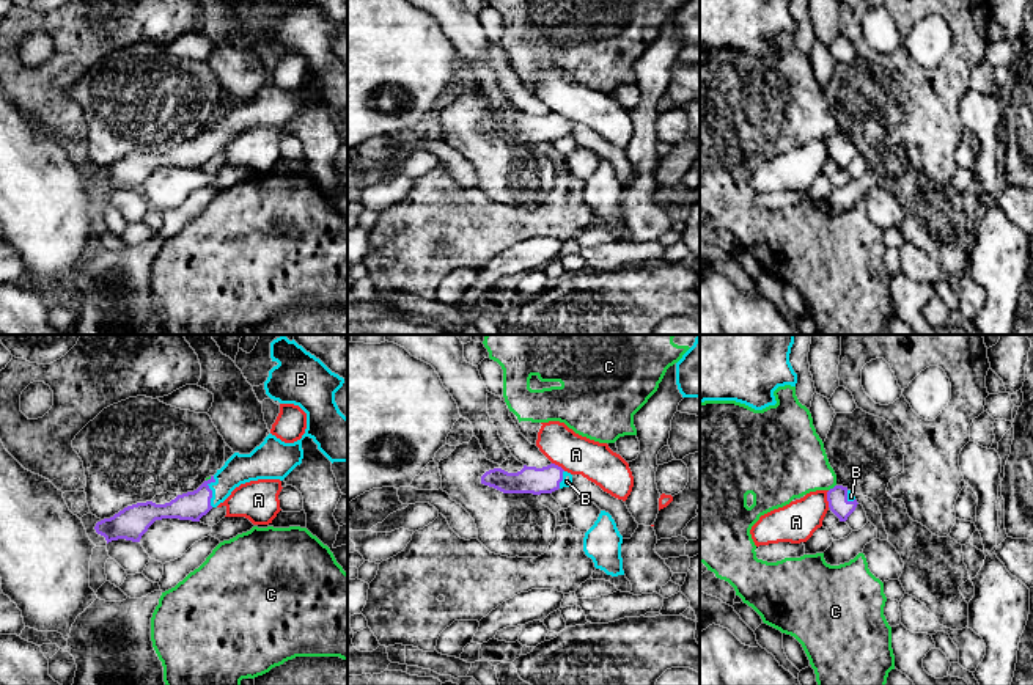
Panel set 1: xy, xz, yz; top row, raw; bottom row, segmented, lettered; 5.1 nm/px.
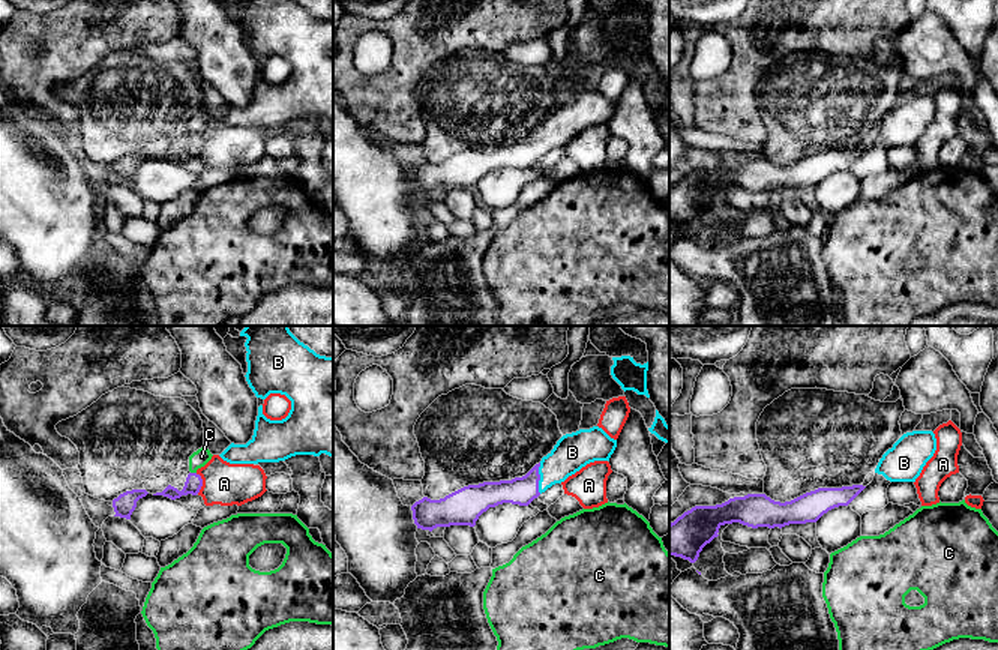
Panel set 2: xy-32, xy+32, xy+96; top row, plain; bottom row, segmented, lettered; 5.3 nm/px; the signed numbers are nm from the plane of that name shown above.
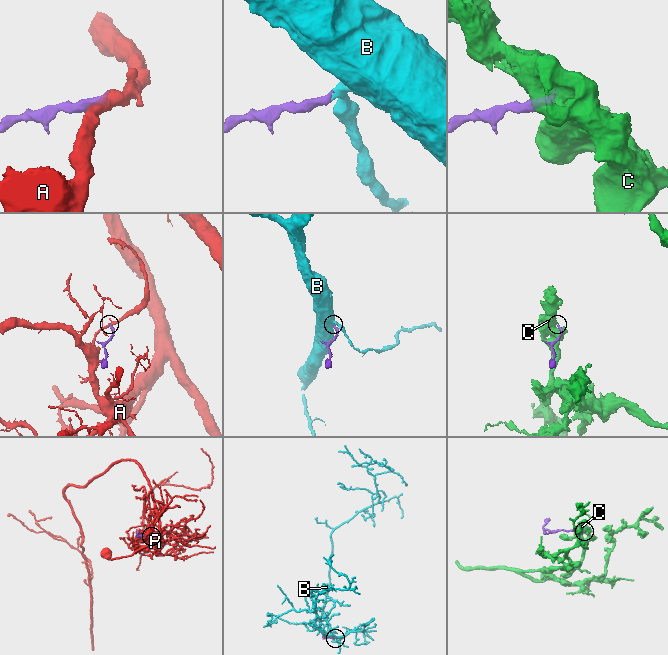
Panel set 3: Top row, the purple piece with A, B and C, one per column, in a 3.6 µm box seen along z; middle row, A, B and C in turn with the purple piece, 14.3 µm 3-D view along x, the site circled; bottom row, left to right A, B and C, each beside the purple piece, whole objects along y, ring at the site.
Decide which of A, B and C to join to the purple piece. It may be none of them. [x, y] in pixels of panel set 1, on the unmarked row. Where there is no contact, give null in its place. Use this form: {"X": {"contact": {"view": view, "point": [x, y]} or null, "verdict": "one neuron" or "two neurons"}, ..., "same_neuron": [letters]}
{"A": {"contact": {"view": "yz", "point": [827, 146]}, "verdict": "two neurons"}, "B": {"contact": {"view": "xy", "point": [211, 140]}, "verdict": "one neuron"}, "C": {"contact": {"view": "yz", "point": [834, 135]}, "verdict": "two neurons"}, "same_neuron": ["B"]}

